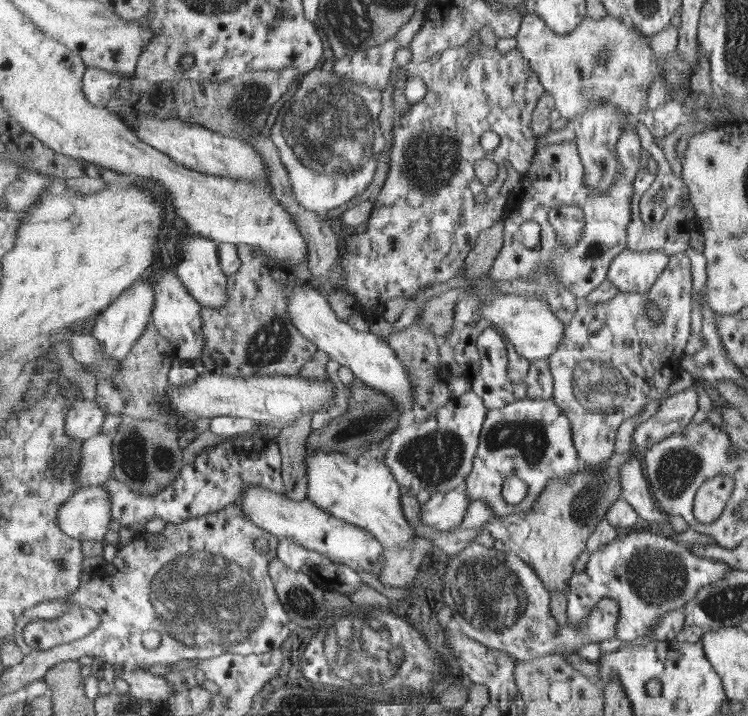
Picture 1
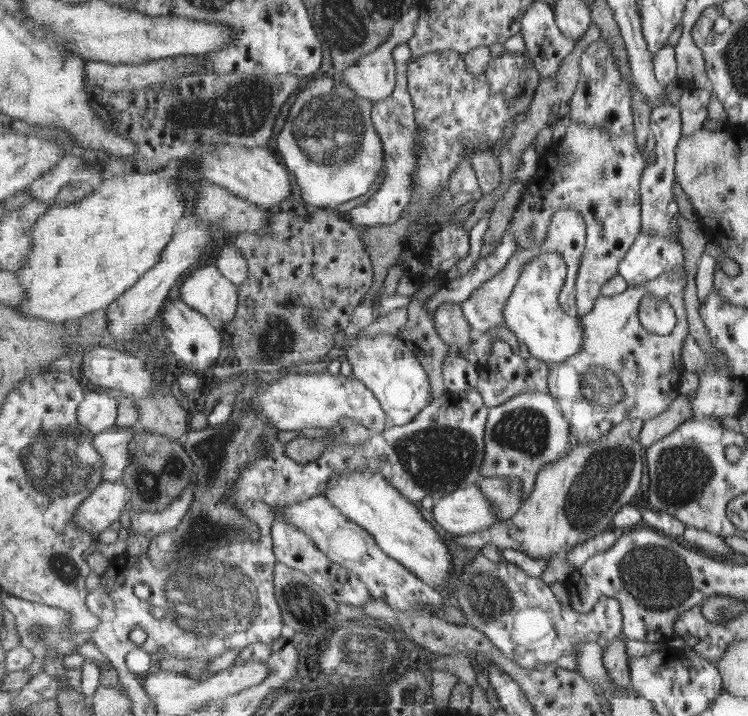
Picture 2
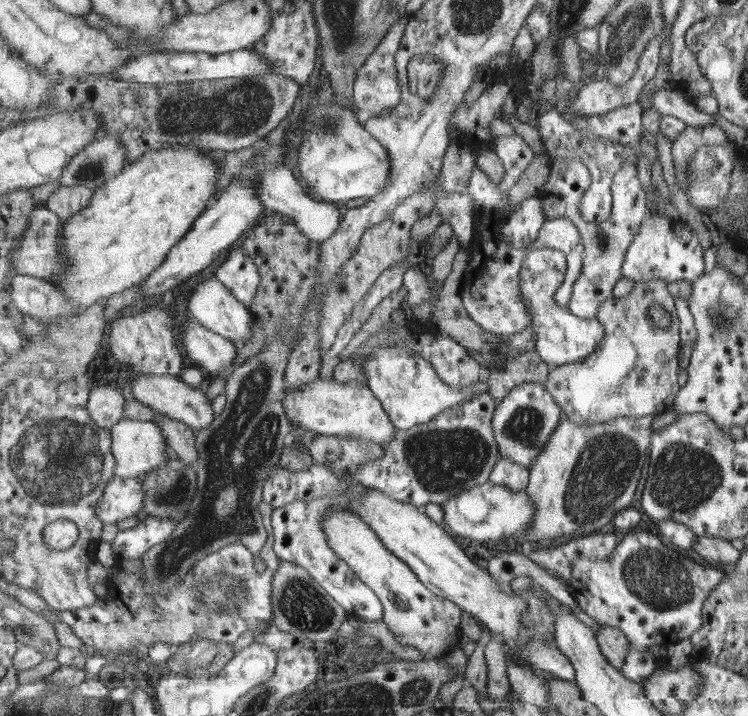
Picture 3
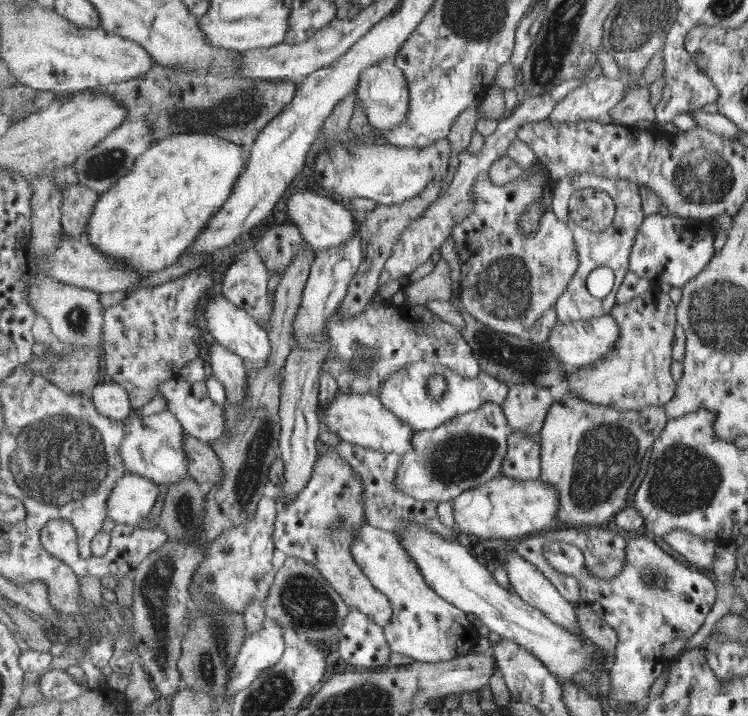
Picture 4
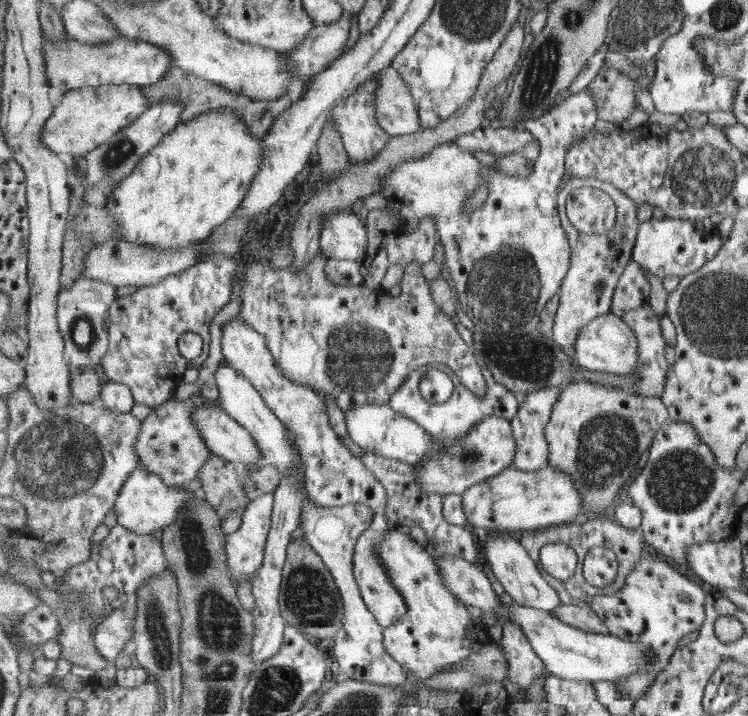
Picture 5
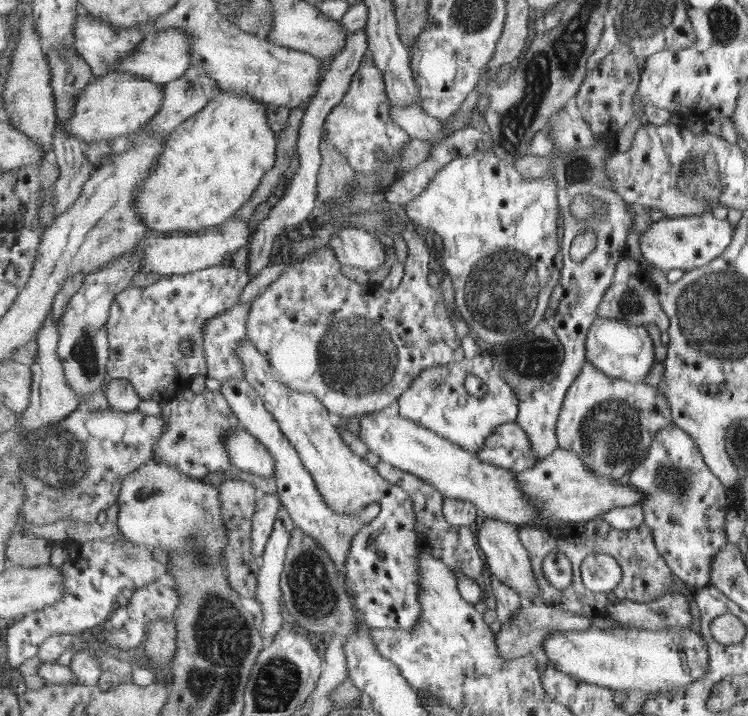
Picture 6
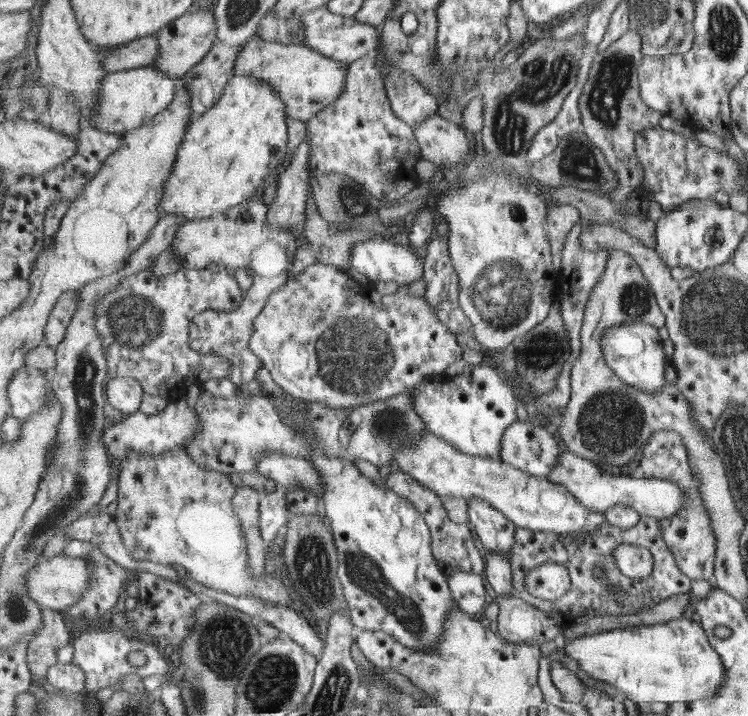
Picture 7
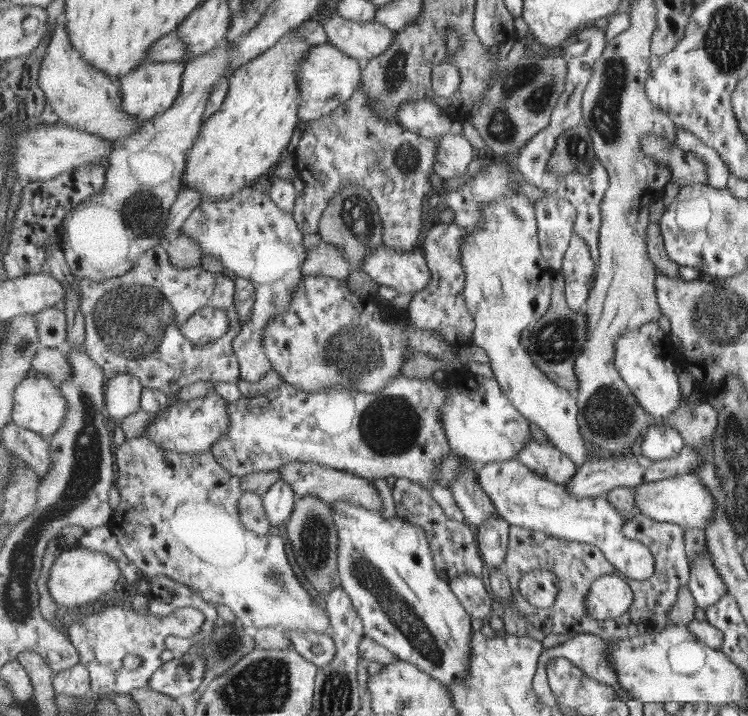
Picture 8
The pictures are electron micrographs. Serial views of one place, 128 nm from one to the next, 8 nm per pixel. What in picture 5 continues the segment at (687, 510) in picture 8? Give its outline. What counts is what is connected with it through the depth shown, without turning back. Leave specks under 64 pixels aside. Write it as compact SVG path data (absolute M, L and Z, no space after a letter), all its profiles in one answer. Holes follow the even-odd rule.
M547 464L537 472L525 472L514 466L507 468L501 474L468 488L463 494L463 512L467 516L468 526L485 528L491 532L509 532L520 535L527 531L537 531L546 527L569 522L575 518L576 522L583 520L583 498L575 488L575 482L567 472L557 470L555 466Z

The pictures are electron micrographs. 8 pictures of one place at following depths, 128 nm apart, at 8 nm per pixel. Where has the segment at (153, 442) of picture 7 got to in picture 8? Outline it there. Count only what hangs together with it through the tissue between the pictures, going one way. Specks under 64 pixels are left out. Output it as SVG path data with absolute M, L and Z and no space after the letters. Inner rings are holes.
M210 393L209 396L192 401L179 401L173 403L169 409L165 409L153 423L149 425L146 436L149 436L155 444L169 451L180 453L201 453L211 450L217 439L227 431L229 427L229 402L222 399L218 394Z

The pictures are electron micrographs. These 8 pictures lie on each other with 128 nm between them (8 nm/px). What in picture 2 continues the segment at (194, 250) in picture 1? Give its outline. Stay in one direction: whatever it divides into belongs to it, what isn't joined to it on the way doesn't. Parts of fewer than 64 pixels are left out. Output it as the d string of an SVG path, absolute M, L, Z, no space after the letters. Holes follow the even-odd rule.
M214 259L210 263L199 264L199 267L183 280L179 296L187 305L209 317L209 320L218 326L233 321L239 312L239 287L219 271Z

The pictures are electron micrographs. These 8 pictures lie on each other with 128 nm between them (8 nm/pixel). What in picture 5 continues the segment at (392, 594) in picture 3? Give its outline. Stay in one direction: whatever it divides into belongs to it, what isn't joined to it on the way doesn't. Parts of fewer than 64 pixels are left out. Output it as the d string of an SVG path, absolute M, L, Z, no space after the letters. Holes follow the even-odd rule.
M389 531L379 547L379 558L383 562L384 570L390 579L392 586L403 596L407 606L407 613L400 622L384 629L384 641L387 651L395 657L403 666L407 674L411 674L418 680L429 679L443 673L445 669L451 670L454 663L467 661L469 656L487 646L491 639L487 628L481 622L475 622L471 618L471 612L462 604L445 586L439 575L437 558L427 549L424 549L415 539L399 531Z

